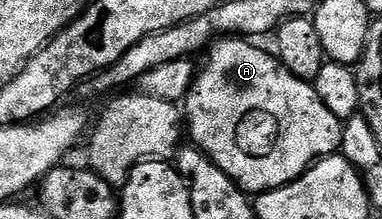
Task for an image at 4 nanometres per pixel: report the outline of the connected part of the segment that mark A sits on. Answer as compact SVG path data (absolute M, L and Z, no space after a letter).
M224 37L211 44L208 64L196 76L186 100L186 123L192 126L191 142L248 193L273 191L299 179L317 159L339 152L342 121L326 109L309 80L294 77L271 50L255 47L244 37Z

